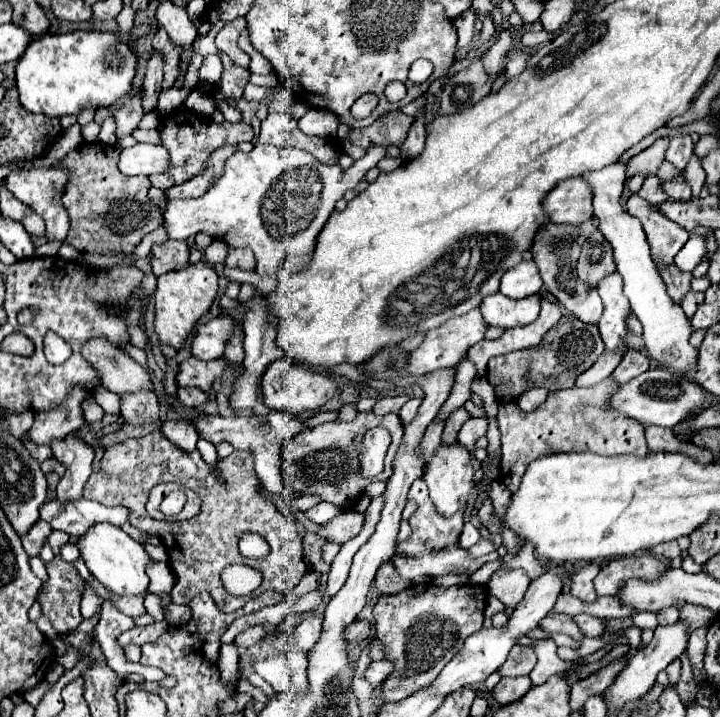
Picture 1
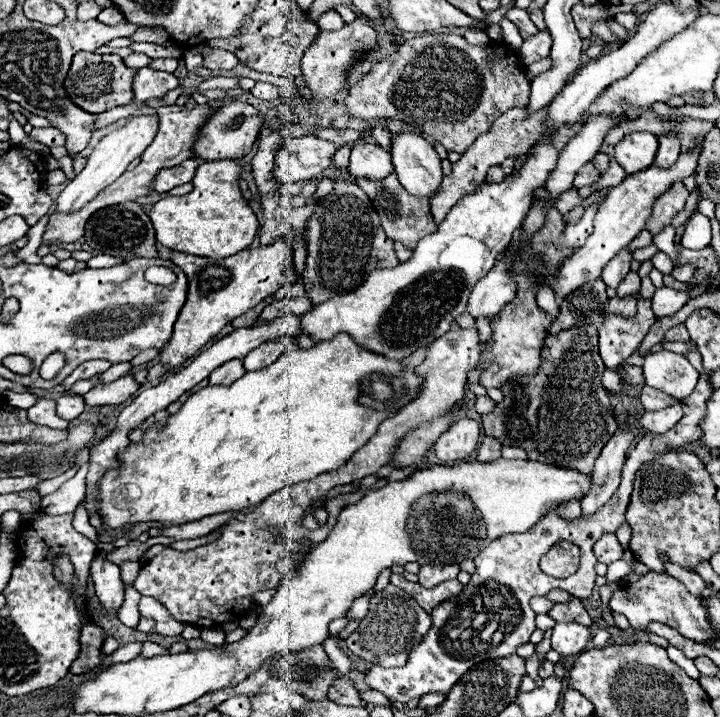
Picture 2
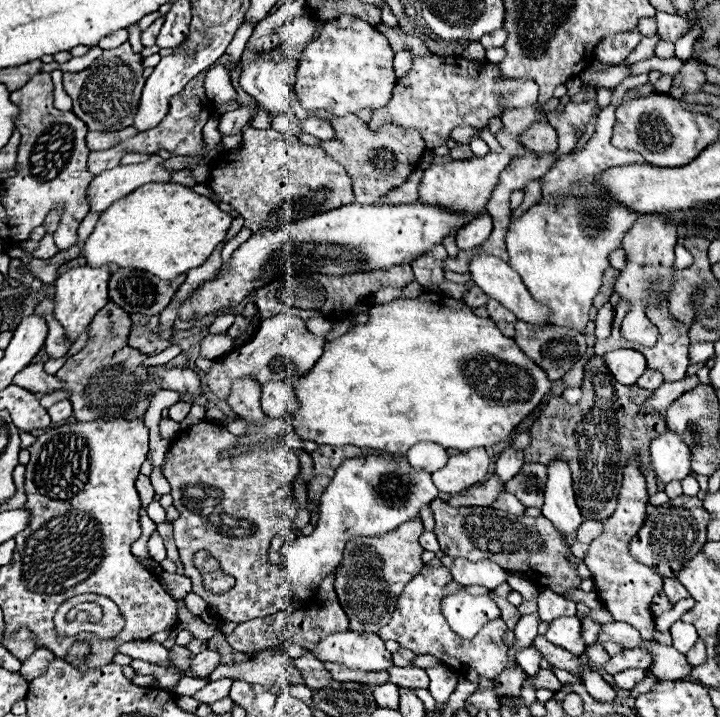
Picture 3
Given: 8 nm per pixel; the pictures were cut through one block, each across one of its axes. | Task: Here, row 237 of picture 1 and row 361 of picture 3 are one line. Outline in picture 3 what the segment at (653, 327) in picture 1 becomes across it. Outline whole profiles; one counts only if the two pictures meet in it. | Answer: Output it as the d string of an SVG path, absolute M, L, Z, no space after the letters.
M618 348L604 354L604 362L614 378L624 386L632 386L646 370L646 360L642 358L642 354L630 348Z

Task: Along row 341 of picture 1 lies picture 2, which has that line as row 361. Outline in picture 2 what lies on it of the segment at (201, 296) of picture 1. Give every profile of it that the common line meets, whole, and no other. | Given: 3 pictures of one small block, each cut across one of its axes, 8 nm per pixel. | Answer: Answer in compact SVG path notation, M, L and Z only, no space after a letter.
M278 238L276 242L252 250L242 250L234 256L212 260L202 256L190 256L182 252L172 252L172 262L184 270L188 276L188 298L174 324L174 334L170 342L160 350L160 364L166 364L170 370L178 368L182 362L192 358L210 338L214 338L226 324L254 308L264 298L278 292L286 282L300 280L300 274L294 270L290 252L290 242Z

